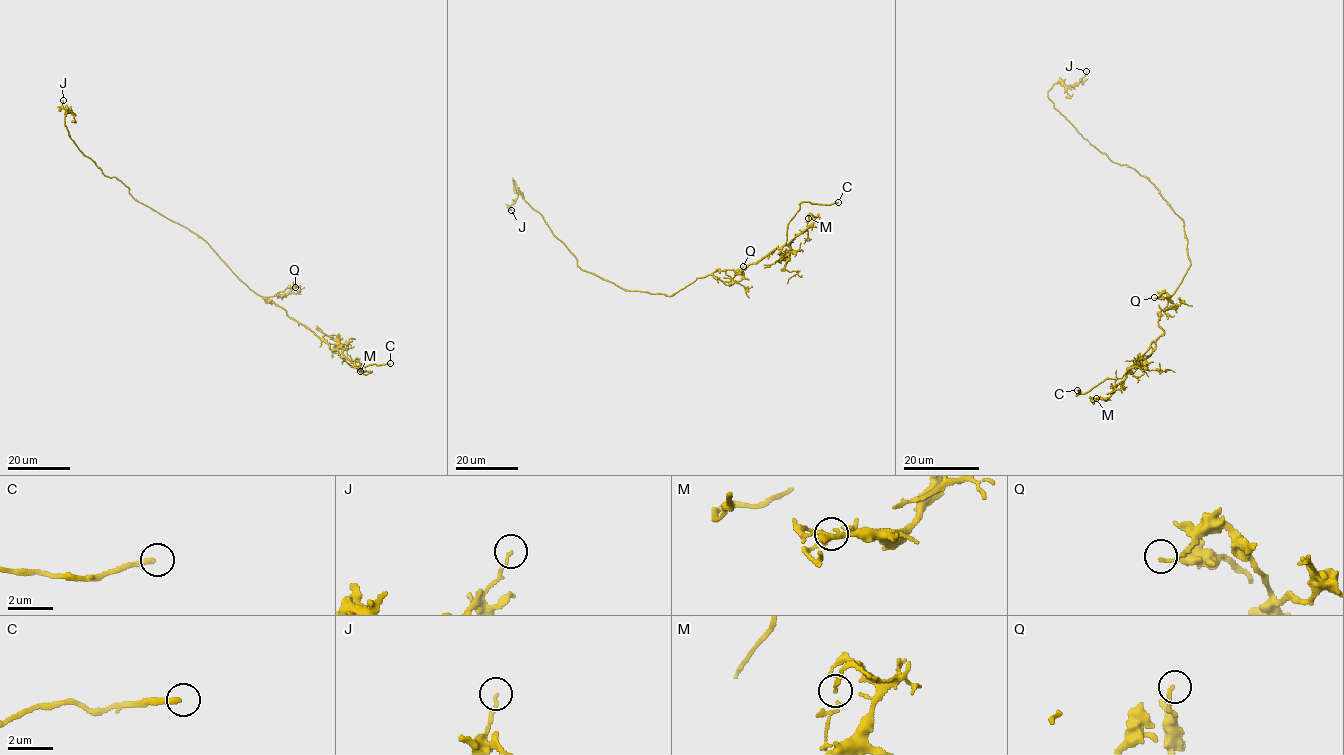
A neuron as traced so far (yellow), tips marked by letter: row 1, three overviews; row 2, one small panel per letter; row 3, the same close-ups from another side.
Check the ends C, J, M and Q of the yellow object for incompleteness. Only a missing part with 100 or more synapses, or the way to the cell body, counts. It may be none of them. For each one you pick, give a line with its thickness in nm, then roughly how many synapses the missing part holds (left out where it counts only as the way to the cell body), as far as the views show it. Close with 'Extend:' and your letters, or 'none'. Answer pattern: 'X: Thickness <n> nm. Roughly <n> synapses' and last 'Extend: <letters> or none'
C: Thickness 240 nm
Extend: C

